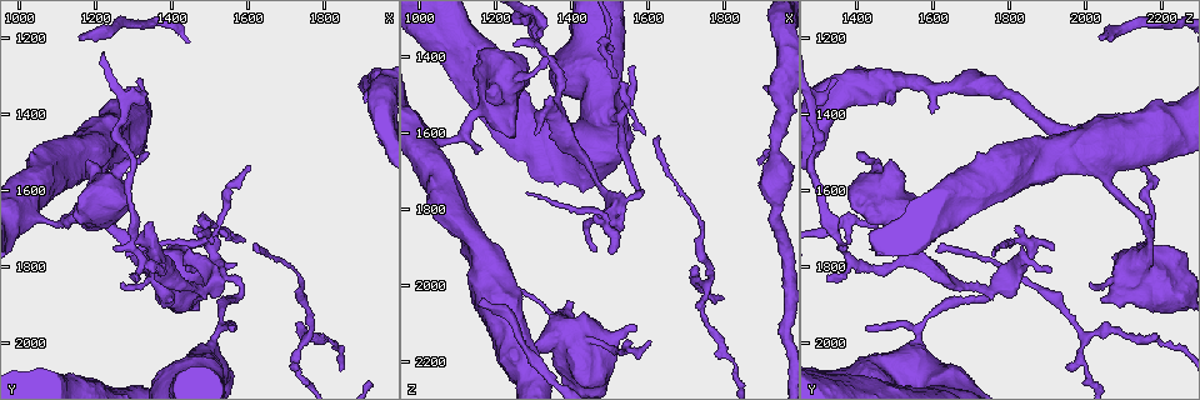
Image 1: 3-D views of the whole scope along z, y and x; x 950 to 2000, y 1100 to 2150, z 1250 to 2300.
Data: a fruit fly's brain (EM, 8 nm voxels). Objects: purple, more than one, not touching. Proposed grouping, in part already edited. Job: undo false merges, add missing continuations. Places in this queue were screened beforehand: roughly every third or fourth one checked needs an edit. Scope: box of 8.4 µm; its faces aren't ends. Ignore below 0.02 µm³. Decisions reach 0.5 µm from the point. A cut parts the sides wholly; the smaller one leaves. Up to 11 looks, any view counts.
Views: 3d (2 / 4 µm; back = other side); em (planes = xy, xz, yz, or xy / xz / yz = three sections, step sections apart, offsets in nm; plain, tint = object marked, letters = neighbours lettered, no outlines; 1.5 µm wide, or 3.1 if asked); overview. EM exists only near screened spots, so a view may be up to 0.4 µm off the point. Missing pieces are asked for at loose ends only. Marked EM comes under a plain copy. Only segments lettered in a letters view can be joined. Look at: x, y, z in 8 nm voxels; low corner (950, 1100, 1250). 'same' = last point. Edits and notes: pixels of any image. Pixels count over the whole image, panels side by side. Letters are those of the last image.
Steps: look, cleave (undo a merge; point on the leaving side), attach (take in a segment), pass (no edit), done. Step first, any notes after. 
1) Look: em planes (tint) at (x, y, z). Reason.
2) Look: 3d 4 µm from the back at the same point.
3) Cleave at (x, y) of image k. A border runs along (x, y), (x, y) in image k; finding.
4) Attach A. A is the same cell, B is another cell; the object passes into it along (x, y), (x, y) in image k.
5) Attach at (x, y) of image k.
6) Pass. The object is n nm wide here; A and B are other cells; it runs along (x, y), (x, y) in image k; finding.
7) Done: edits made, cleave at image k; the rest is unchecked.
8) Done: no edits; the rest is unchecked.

Look: em planes (letters) at (1405, 1895, 2050). Thick end.

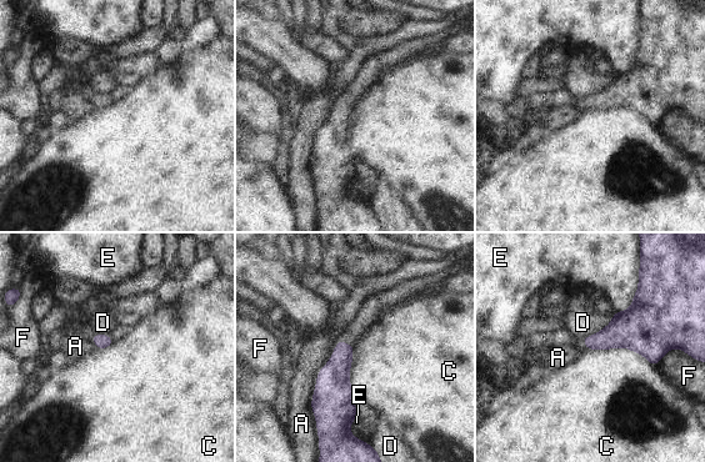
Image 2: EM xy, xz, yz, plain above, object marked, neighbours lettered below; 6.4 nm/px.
Pass. The longest contact is with A, 600 nm; A, C, D, E and F are other cells; no lettered segment goes on from it.

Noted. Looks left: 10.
Look: em xz step 4 (tint) at (1275, 1720, 2175). Calibre changes.

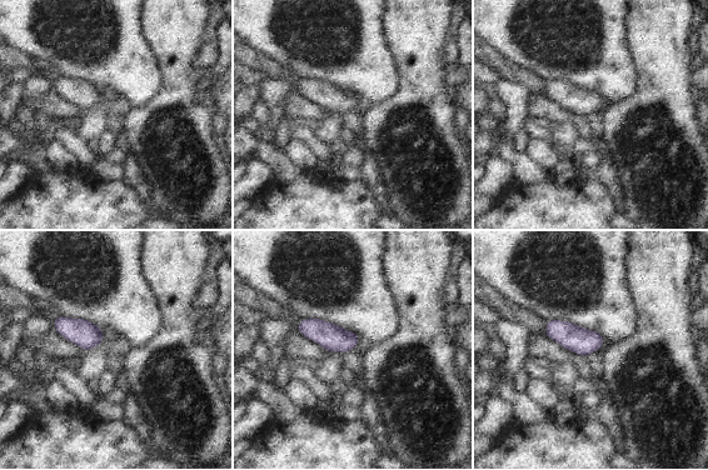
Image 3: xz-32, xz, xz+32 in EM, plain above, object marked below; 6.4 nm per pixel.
Look: em planes (letters) at the same point.

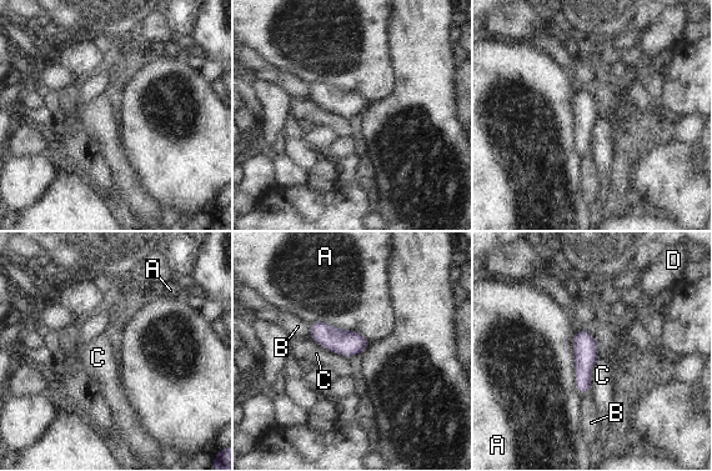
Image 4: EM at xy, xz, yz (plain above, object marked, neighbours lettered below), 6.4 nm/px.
Pass. The object is 150 nm wide here; A, B, C and D are other cells; continuous, no second neuron.

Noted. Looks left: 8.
Look: em planes (letters) at (1340, 1505, 1410). An open end.

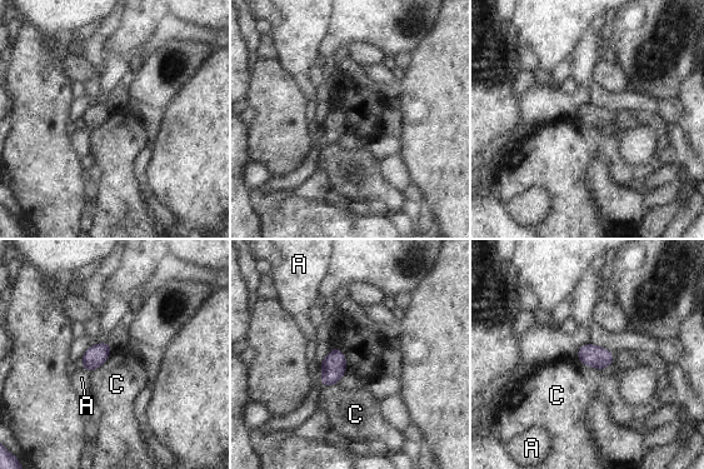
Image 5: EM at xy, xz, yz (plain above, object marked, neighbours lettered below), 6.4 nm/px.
Pass. The object is 140 nm wide here; A and C are other cells; a border runs along (113, 349), (109, 357), (90, 373) in image 5; no lettered segment goes on from it.

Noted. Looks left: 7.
Look: em planes (letters) at (1320, 1830, 1320). Tapers out.

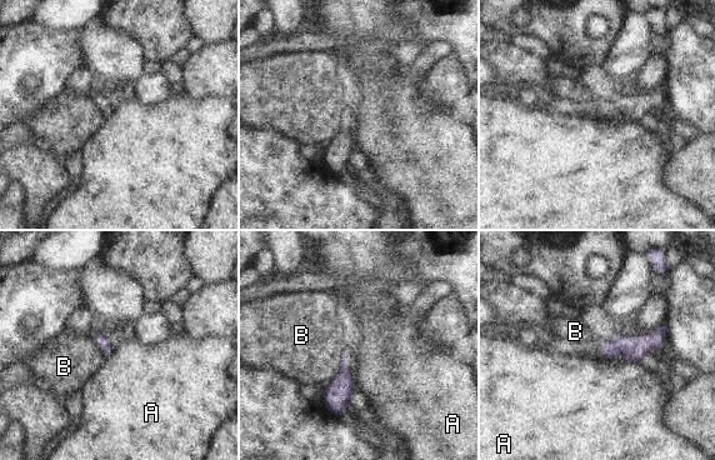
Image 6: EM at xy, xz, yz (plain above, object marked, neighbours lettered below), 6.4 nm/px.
Pass. A and B are other cells; it runs along (664, 326), (646, 344), (604, 353) in image 6; no lettered segment goes on from it.

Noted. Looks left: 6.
Look: em planes (letters) at (1510, 1760, 1860). Sudden change in width.

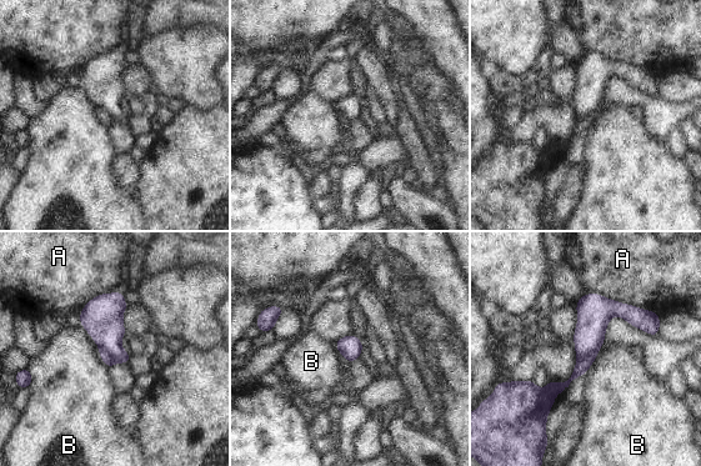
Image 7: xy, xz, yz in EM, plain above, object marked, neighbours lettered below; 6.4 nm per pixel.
Cleave at (109, 360) of image 7. A and B are other cells; a border runs along (99, 347), (104, 347), (116, 361) in image 7; a second neuron is stuck on.

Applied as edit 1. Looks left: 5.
Done: edits made, cleave at image 7; the rest is unchecked.

